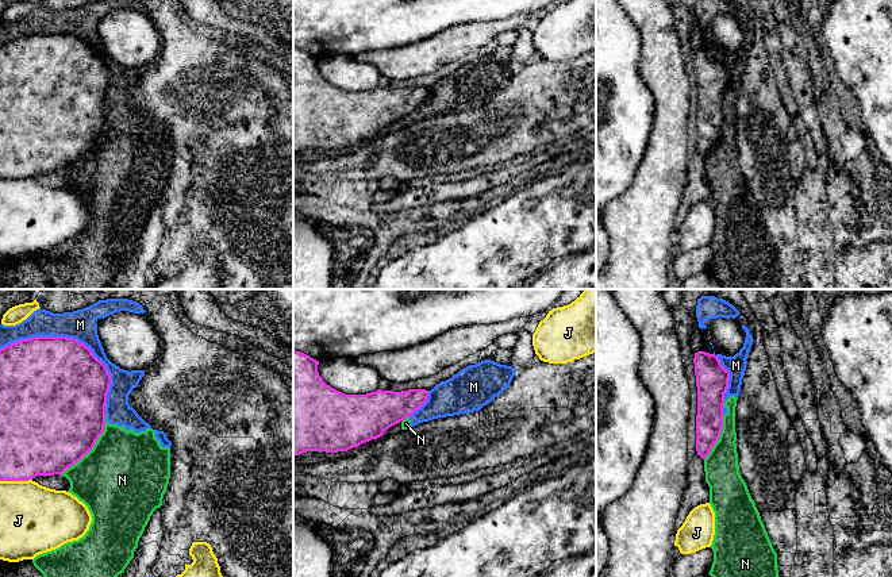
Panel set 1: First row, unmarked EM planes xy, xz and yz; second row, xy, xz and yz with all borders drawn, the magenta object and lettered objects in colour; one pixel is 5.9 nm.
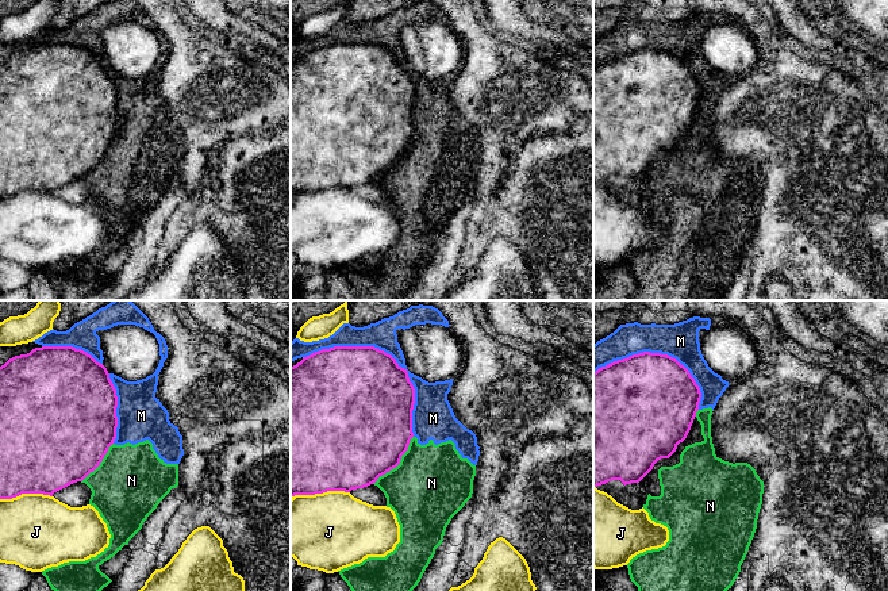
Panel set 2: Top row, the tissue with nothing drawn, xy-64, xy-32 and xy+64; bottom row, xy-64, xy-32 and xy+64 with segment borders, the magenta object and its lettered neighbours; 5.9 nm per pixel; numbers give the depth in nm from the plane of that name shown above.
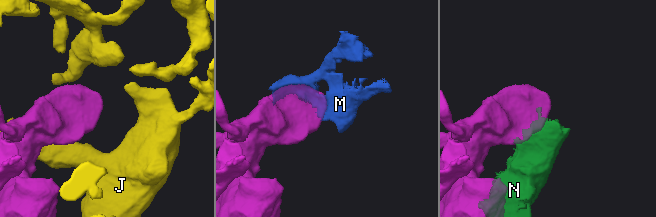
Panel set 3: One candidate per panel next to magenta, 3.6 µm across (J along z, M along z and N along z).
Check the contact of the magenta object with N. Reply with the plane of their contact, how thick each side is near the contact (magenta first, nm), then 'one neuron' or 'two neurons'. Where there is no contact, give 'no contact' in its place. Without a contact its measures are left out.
xy | 500/500 nm | two neurons

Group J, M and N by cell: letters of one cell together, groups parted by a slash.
J / M N

